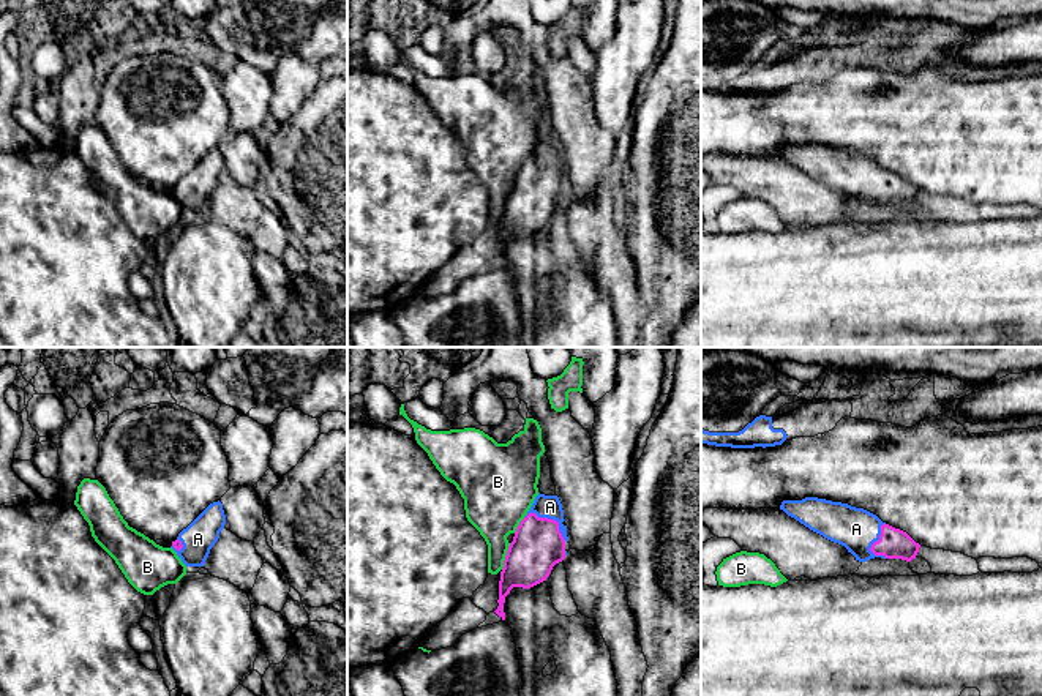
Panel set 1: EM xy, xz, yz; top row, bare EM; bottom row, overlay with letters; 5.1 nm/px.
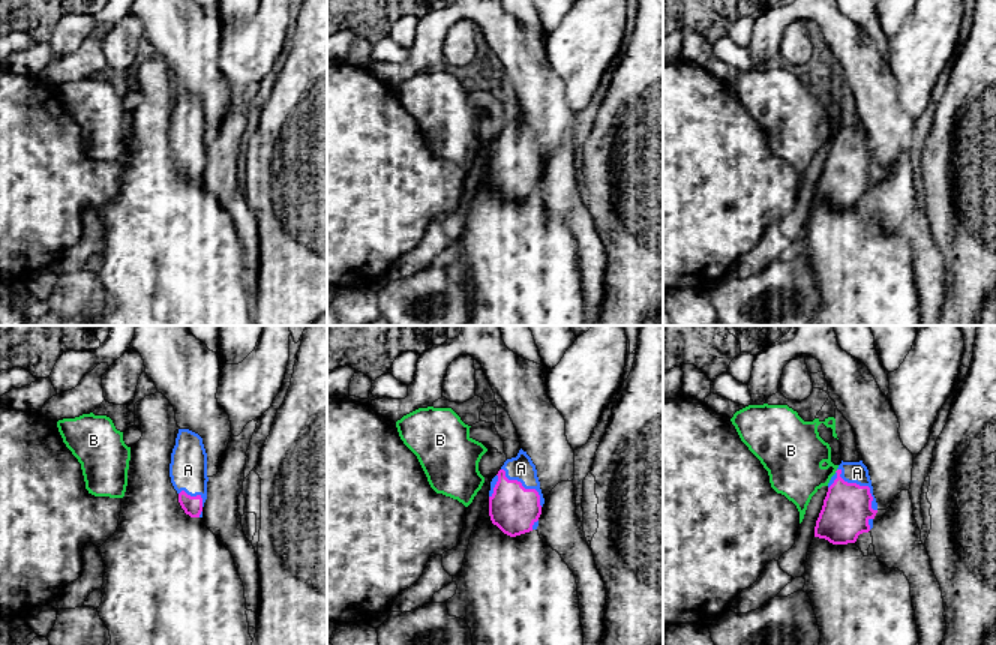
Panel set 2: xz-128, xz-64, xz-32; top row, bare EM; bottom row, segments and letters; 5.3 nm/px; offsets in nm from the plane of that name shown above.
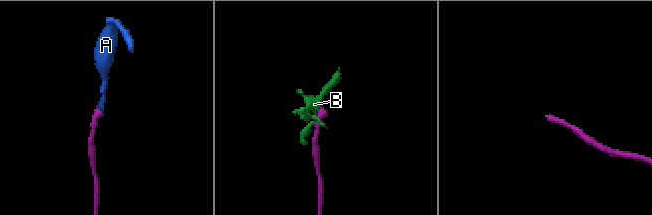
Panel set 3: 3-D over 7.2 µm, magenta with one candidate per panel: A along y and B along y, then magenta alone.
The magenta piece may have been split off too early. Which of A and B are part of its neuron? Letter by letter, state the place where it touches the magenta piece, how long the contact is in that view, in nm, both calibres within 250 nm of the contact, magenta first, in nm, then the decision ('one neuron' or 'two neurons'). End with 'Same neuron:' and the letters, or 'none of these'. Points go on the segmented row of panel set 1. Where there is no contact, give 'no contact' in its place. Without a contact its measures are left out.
A: contact xz (550, 520); length 240 nm; calibres 260 and 120 nm; one neuron
B: contact xz (506, 556); length 140 nm; calibres 260 and 280 nm; two neurons
Same neuron: A

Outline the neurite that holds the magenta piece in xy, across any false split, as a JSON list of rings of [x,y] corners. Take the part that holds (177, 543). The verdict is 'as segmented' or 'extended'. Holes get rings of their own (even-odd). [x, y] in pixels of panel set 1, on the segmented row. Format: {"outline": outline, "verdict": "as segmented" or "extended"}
{"outline": [[[219,500],[213,502],[178,533],[171,548],[186,567],[204,567],[224,524],[226,515],[223,503]]], "verdict": "extended"}

